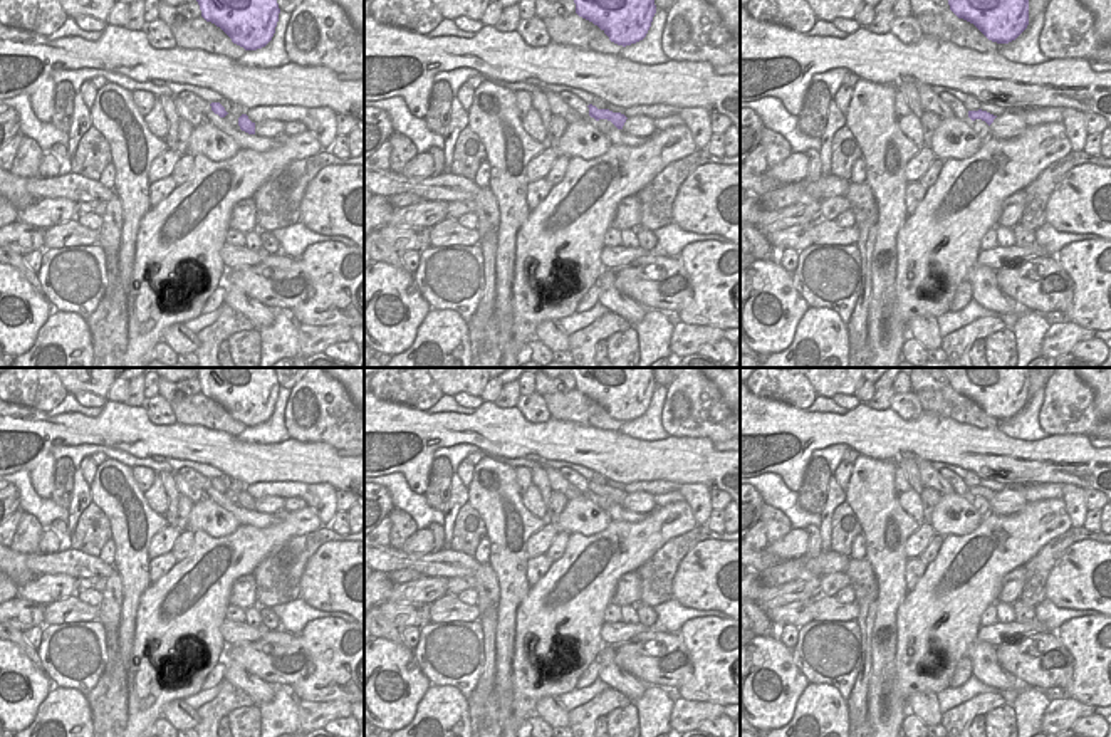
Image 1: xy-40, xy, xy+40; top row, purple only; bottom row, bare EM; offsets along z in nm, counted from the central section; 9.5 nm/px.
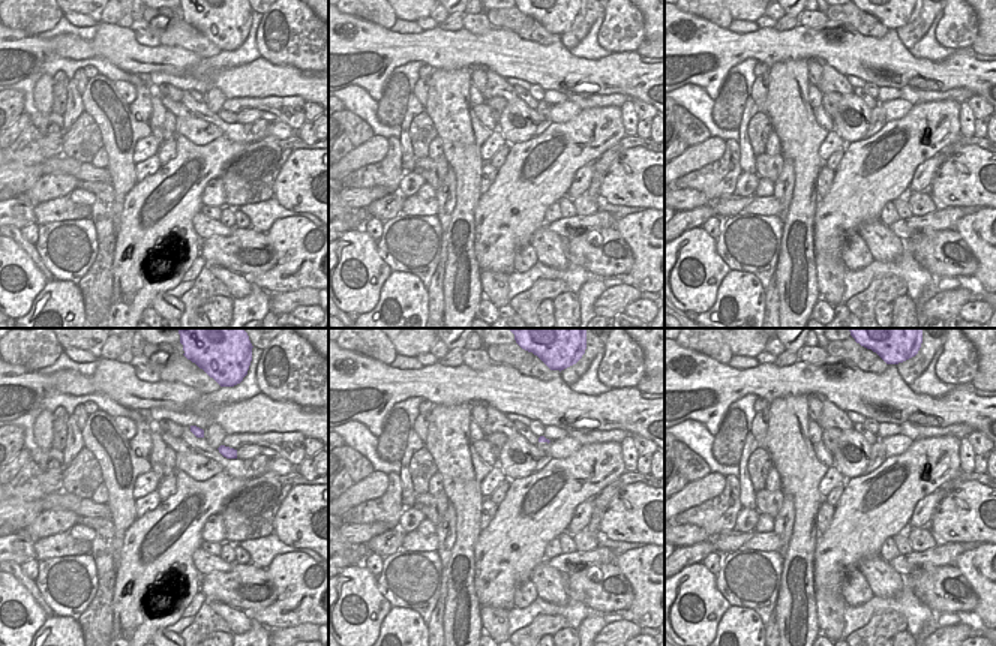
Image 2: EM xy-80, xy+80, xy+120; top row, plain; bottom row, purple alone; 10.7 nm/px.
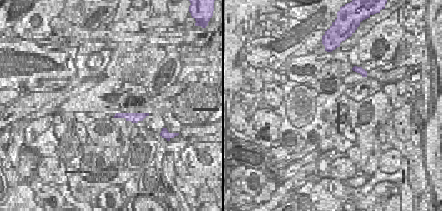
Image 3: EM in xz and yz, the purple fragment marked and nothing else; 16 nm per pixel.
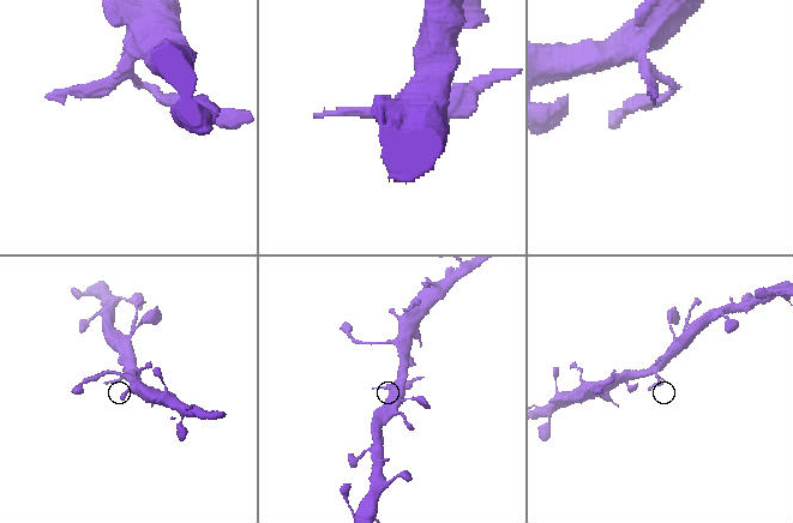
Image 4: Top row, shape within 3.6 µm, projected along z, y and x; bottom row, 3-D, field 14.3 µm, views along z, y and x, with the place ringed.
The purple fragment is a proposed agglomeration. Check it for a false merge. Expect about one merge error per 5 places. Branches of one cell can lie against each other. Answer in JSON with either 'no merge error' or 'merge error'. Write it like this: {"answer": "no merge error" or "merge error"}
{"answer": "no merge error"}

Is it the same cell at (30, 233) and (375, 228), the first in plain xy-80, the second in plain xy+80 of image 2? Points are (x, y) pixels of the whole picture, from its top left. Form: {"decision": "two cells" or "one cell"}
{"decision": "one cell"}

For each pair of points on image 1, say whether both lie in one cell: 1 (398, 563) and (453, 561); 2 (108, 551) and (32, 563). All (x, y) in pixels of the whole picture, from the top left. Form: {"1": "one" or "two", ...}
{"1": "one", "2": "two"}

